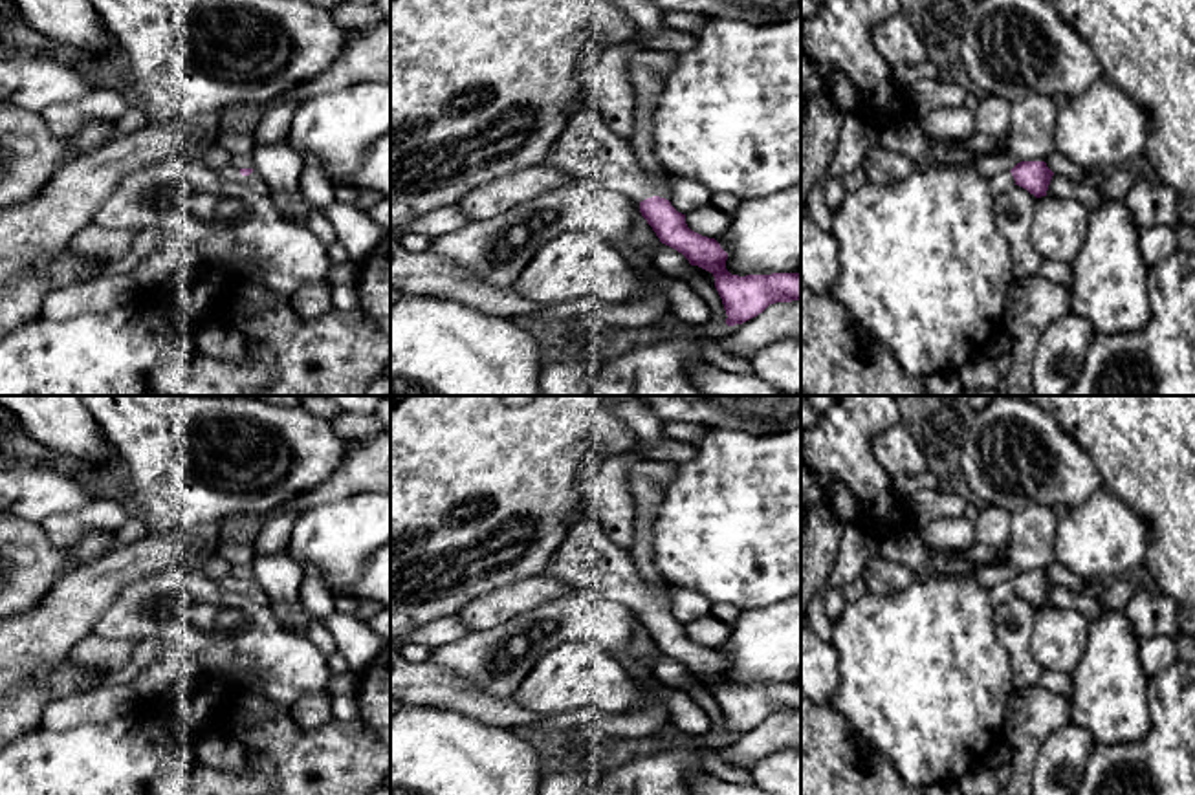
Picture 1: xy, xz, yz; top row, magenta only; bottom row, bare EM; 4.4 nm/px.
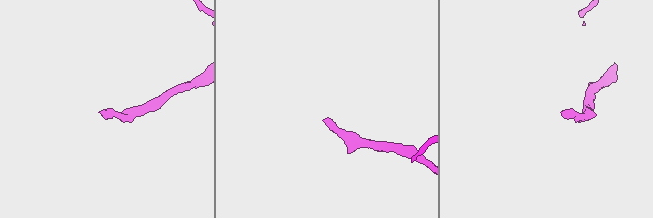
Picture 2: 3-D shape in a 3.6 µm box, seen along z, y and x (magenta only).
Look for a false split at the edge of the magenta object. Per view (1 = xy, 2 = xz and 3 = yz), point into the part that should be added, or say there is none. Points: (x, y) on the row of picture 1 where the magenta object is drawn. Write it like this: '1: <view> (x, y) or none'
1: xy (230, 173)
2: xz (589, 149)
3: yz (1001, 182)

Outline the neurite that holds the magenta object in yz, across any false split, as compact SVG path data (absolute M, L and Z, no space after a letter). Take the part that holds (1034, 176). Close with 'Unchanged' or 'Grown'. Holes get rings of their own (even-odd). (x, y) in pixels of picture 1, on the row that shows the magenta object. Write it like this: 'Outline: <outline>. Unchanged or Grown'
Outline: M1021 161L1008 172L999 172L988 180L993 196L1010 191L1014 185L1026 189L1036 198L1047 196L1054 172L1045 161Z. Grown

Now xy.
Outline: M233 165L216 170L224 181L235 181L249 187L255 192L268 194L268 183L253 169L235 169Z. Grown

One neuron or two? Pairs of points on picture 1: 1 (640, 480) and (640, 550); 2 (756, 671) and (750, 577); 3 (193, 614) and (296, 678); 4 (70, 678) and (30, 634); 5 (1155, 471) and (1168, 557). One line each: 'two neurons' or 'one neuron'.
1: one neuron
2: two neurons
3: one neuron
4: two neurons
5: one neuron

